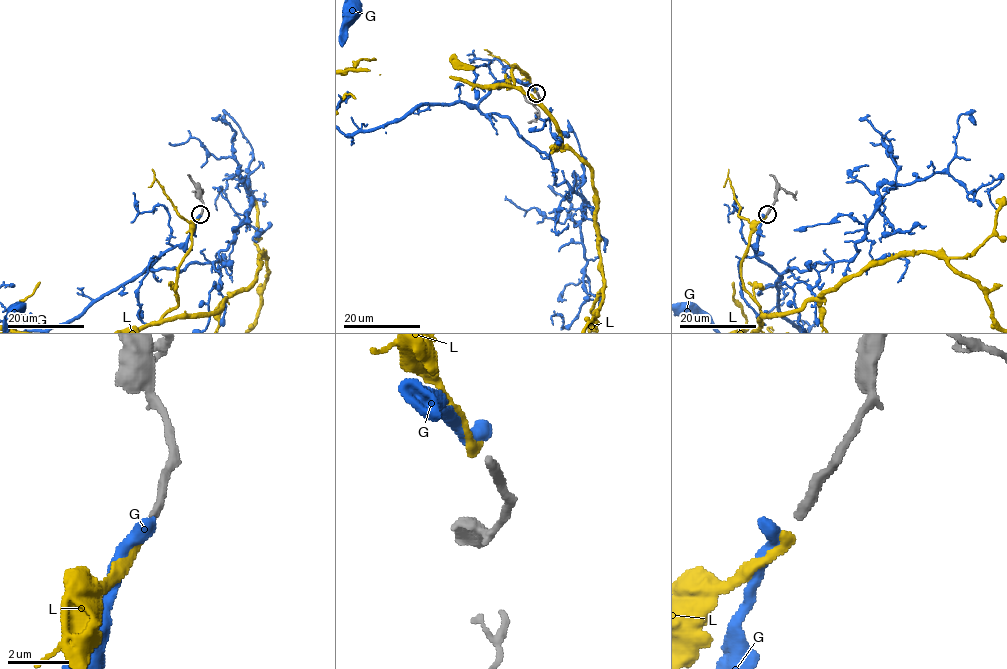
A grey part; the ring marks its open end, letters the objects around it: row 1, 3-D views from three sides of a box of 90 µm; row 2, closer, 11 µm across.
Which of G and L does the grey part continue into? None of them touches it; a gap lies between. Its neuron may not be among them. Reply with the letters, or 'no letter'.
L

